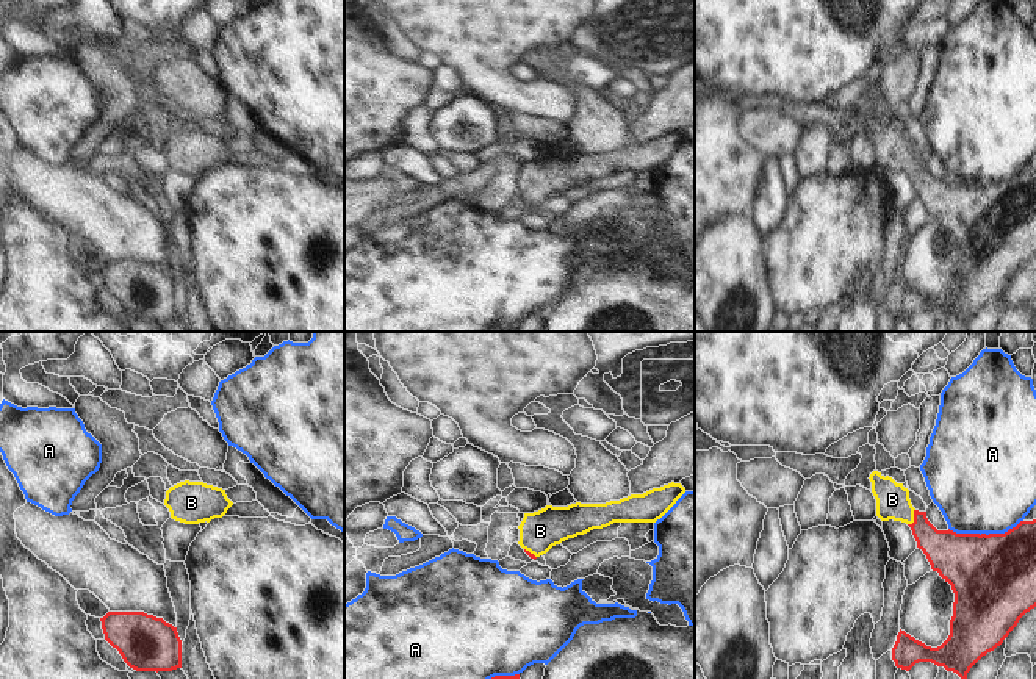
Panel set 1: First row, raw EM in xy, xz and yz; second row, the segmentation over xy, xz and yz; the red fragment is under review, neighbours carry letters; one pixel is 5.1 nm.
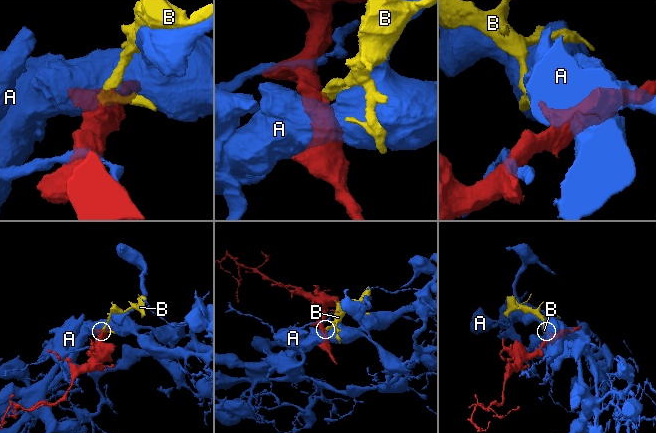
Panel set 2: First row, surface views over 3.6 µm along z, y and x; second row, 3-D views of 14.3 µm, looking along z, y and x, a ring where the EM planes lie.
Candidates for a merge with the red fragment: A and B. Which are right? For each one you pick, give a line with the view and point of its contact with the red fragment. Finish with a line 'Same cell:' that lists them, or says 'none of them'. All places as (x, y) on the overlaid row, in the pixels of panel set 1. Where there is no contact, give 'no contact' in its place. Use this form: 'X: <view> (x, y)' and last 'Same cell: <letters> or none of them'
B: yz (914, 518)
Same cell: B

